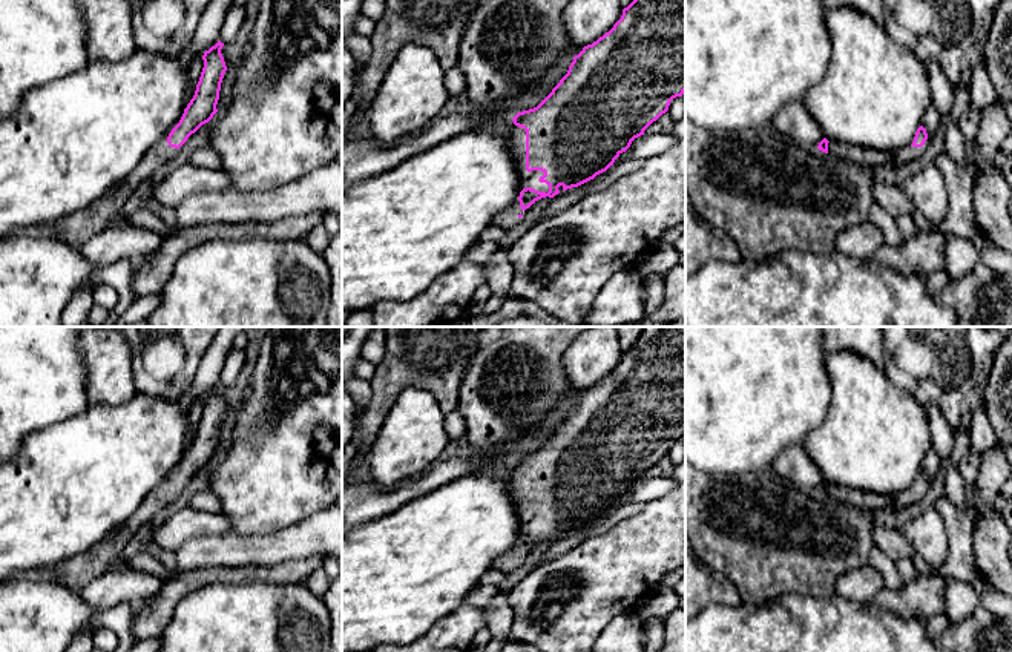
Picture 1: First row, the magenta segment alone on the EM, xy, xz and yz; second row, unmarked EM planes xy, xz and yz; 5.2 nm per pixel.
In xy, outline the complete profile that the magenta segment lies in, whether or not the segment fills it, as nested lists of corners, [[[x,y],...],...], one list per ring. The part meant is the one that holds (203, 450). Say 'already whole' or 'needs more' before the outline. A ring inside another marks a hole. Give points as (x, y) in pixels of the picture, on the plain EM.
needs more | [[[218,384],[215,390],[204,396],[204,411],[196,428],[196,434],[179,466],[166,483],[161,483],[136,509],[123,526],[109,532],[100,543],[72,558],[52,566],[54,581],[61,583],[75,594],[113,566],[133,534],[149,523],[166,505],[173,502],[187,482],[202,468],[209,466],[218,456],[221,426],[227,414],[221,397],[224,387]]]

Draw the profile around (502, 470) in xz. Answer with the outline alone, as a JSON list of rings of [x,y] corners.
[[[501,460],[489,468],[483,468],[477,473],[477,476],[488,479],[508,479],[512,473],[512,463],[508,460]]]

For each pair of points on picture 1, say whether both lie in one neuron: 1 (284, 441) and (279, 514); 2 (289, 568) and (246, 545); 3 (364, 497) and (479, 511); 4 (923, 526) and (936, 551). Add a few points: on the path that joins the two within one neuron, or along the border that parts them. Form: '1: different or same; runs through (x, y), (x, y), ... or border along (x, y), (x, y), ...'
1: same; runs through (279, 459), (279, 496)
2: different; border along (313, 556), (273, 565), (243, 566)
3: different; border along (439, 487), (374, 519)
4: same; runs through (926, 533), (933, 545)

